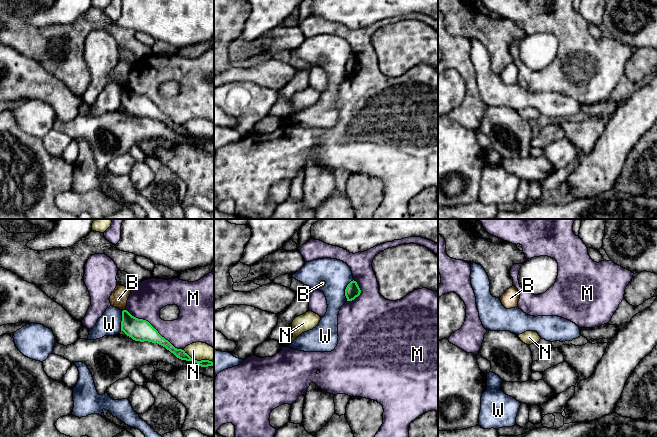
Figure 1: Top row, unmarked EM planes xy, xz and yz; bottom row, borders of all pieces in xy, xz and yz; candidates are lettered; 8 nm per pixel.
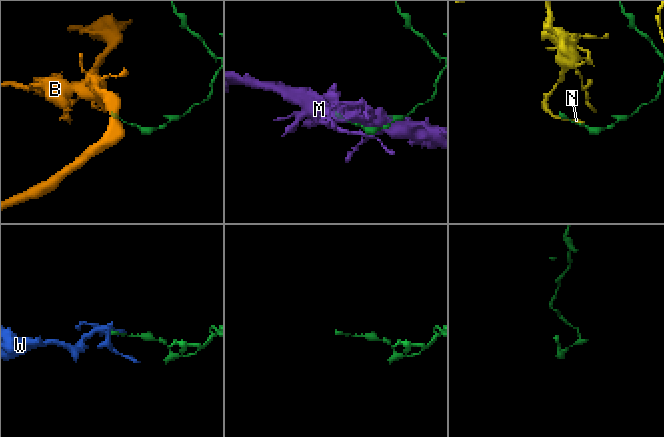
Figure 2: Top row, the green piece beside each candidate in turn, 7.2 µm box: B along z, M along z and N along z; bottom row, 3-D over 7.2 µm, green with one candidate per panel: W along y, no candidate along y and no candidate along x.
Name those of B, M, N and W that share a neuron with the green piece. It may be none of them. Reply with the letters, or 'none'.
none

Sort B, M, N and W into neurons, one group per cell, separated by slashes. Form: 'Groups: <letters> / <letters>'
Groups: B / M / N / W

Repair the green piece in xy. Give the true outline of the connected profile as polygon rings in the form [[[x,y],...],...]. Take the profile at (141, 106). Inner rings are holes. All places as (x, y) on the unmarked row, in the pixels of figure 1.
[[[127,86],[122,87],[121,107],[135,117],[157,119],[181,136],[193,137],[201,143],[214,142],[214,138],[209,136],[197,137],[192,135],[184,126],[175,124],[162,113],[148,97],[132,92]]]

